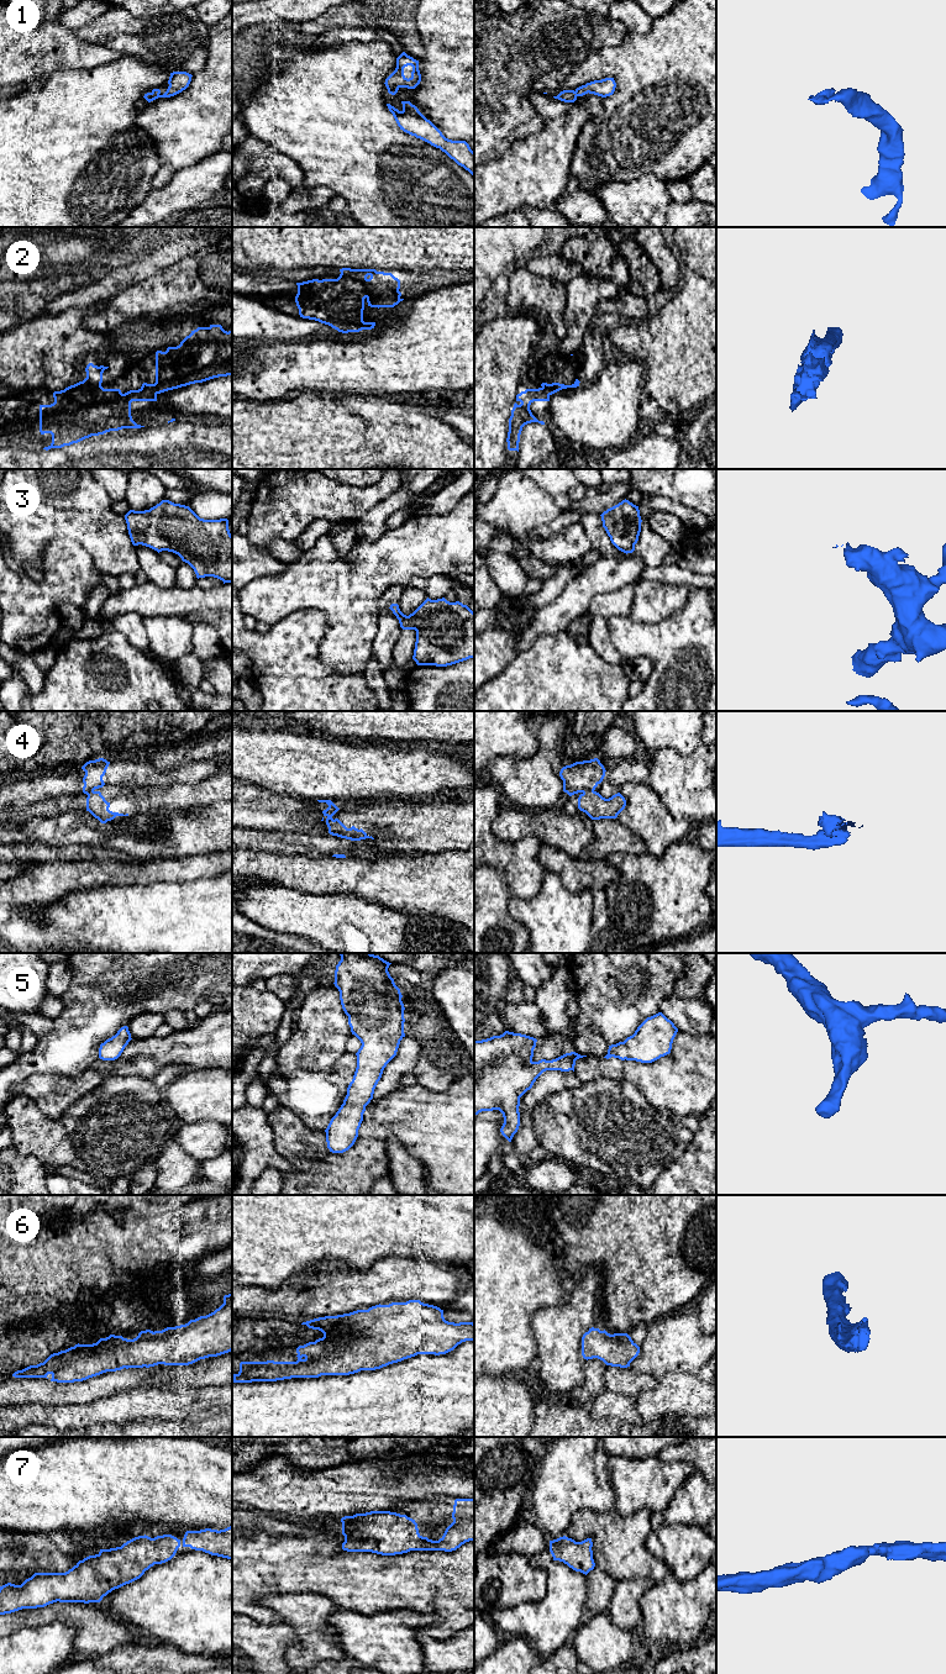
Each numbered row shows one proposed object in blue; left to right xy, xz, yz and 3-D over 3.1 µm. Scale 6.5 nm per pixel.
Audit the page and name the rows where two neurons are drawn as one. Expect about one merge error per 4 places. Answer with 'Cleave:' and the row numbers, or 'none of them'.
Cleave: 4

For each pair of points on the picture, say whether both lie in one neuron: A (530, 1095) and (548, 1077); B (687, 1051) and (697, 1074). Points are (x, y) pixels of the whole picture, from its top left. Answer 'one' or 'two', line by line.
A: one
B: one

